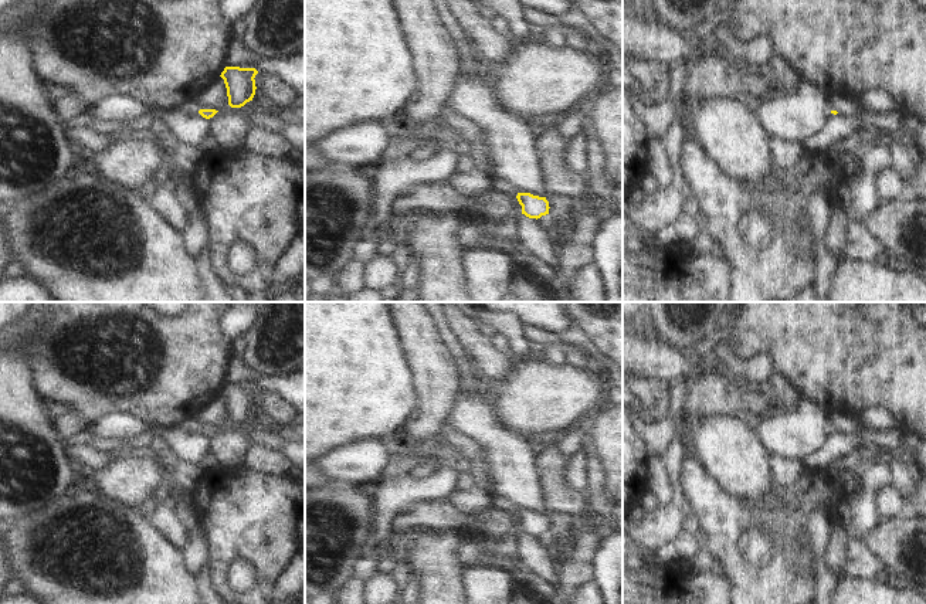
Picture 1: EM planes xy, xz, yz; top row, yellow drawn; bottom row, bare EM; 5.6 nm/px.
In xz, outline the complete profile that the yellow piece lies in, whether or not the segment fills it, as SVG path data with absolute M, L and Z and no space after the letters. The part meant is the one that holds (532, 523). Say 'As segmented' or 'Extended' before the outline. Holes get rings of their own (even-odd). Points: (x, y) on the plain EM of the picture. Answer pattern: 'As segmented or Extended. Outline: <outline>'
As segmented. Outline: M518 510L516 513L519 522L522 523L522 532L529 536L540 536L549 532L549 519L546 515L533 513L530 510Z

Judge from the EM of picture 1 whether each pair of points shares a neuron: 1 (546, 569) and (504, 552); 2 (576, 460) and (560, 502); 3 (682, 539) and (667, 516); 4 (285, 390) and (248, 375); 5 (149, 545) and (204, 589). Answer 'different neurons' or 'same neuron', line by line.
1: different neurons
2: different neurons
3: different neurons
4: same neuron
5: different neurons

